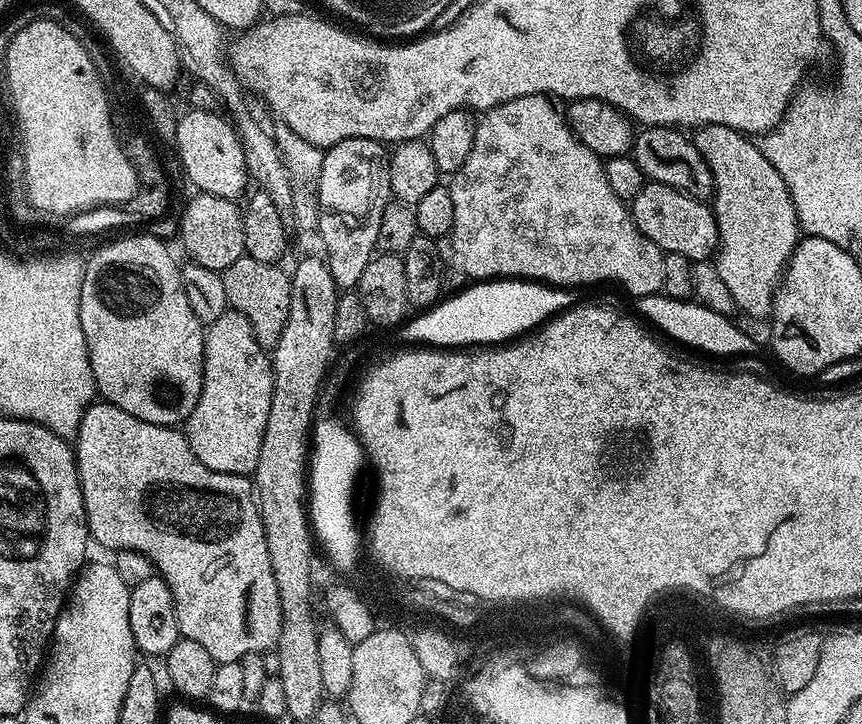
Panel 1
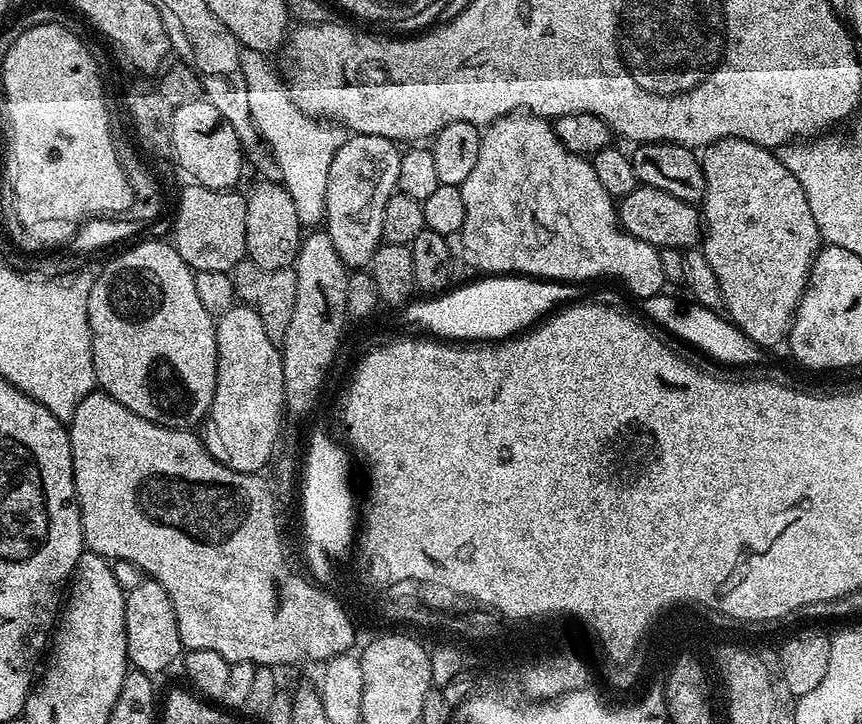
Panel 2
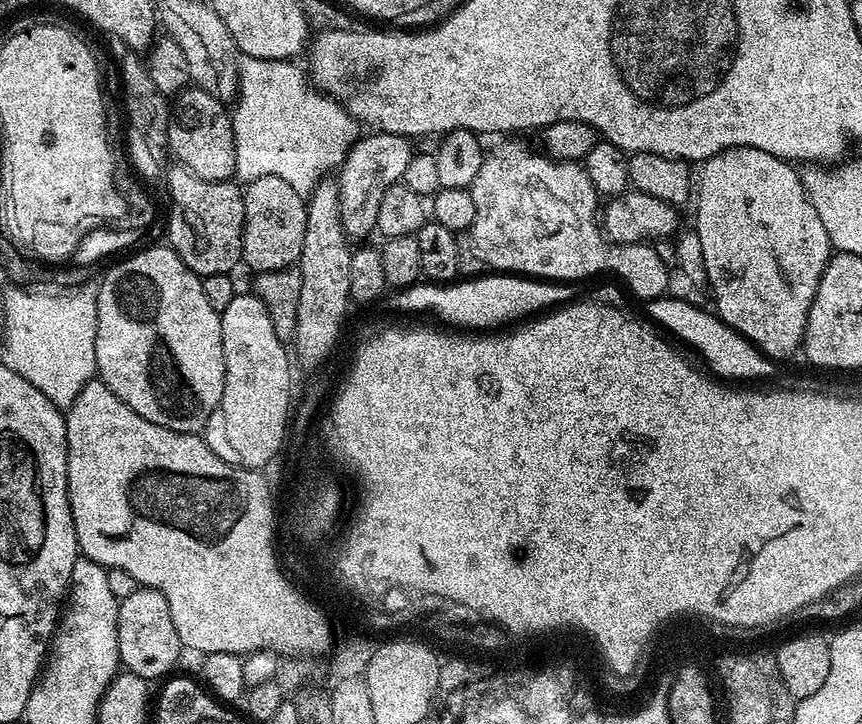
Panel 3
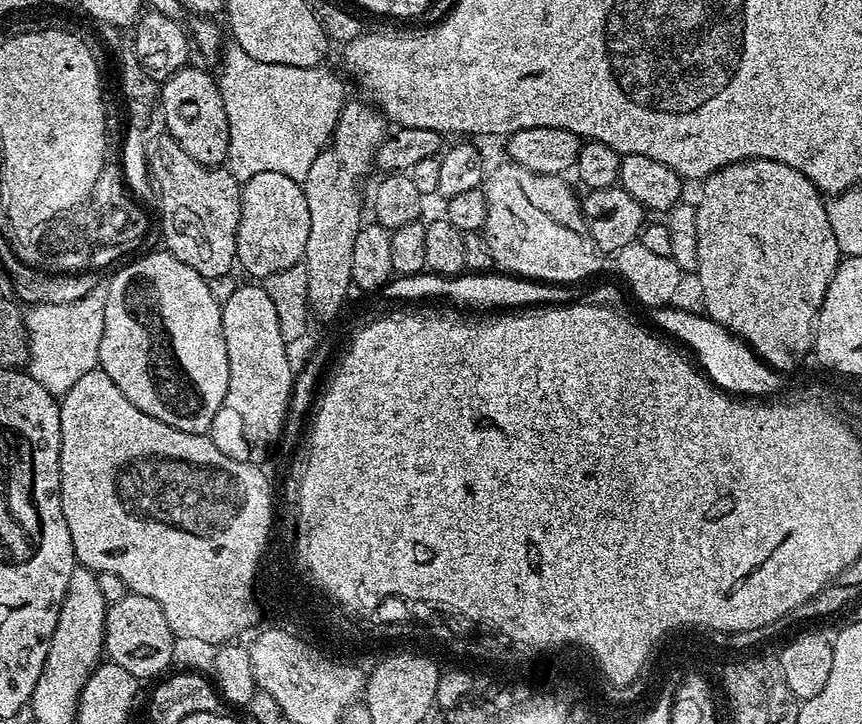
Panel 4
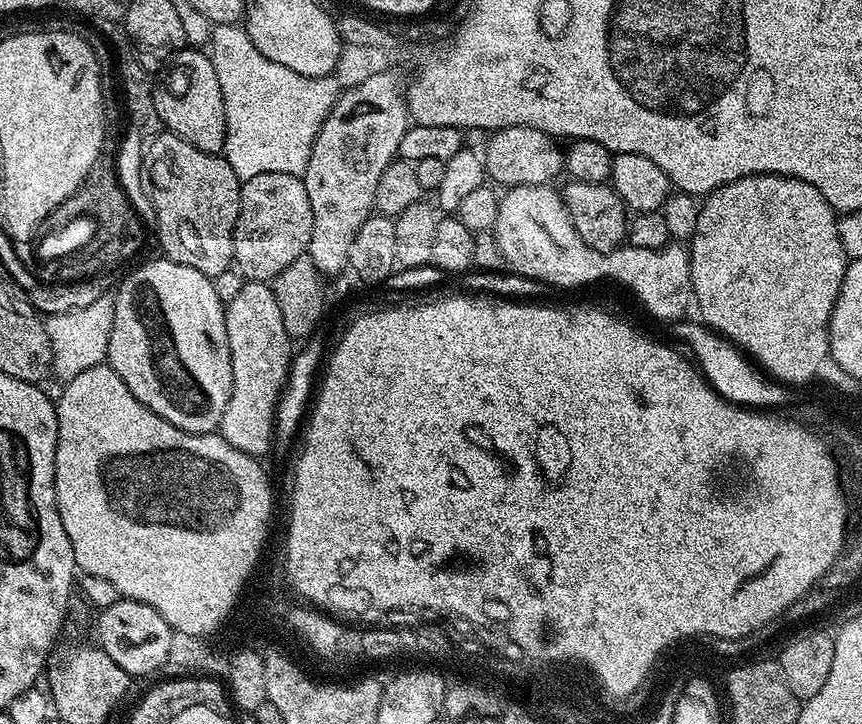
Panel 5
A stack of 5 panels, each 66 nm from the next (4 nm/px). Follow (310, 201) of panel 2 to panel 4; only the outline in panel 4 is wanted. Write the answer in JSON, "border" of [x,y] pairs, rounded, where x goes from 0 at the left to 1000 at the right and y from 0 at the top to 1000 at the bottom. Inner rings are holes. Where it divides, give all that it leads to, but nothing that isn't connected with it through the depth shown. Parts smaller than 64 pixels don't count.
{"border":[[[269,58],[259,68],[260,90],[253,98],[258,141],[267,169],[262,231],[280,251],[295,240],[321,238],[352,250],[364,218],[385,192],[401,142],[399,116],[381,91],[352,94],[299,86]]]}

